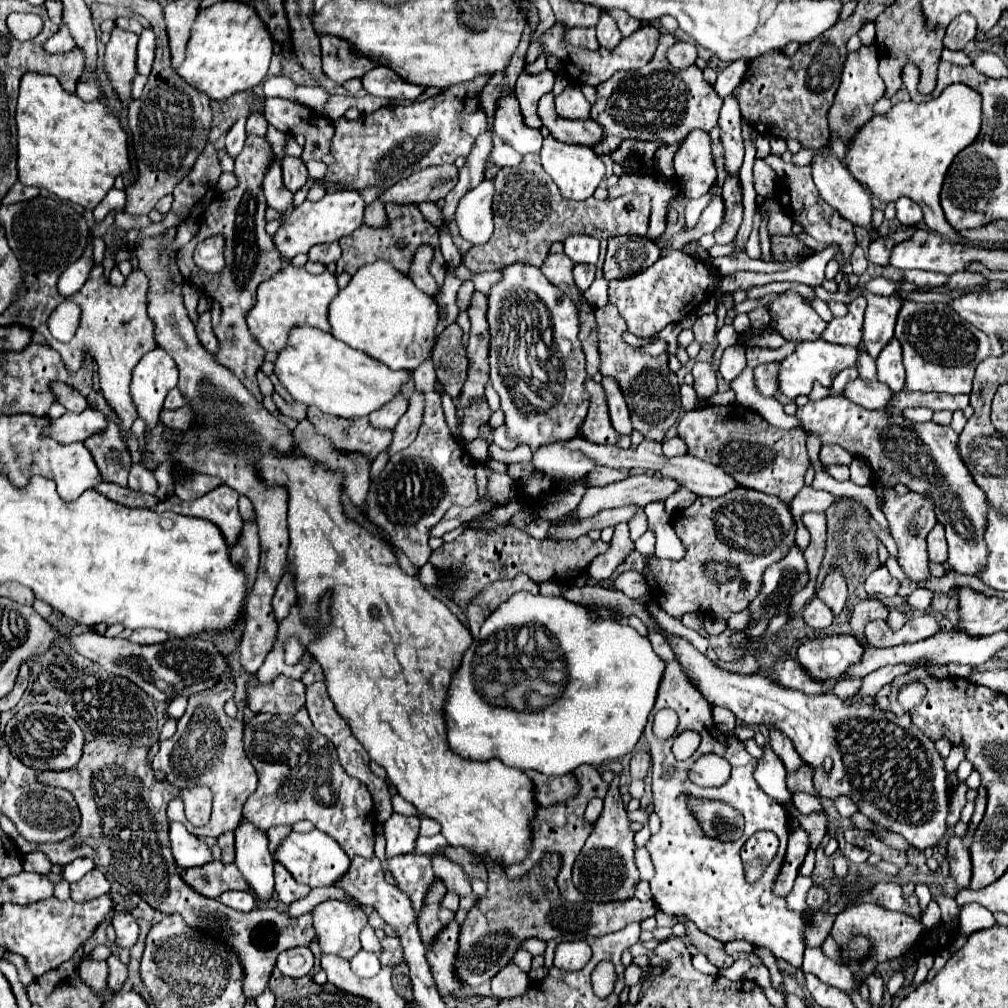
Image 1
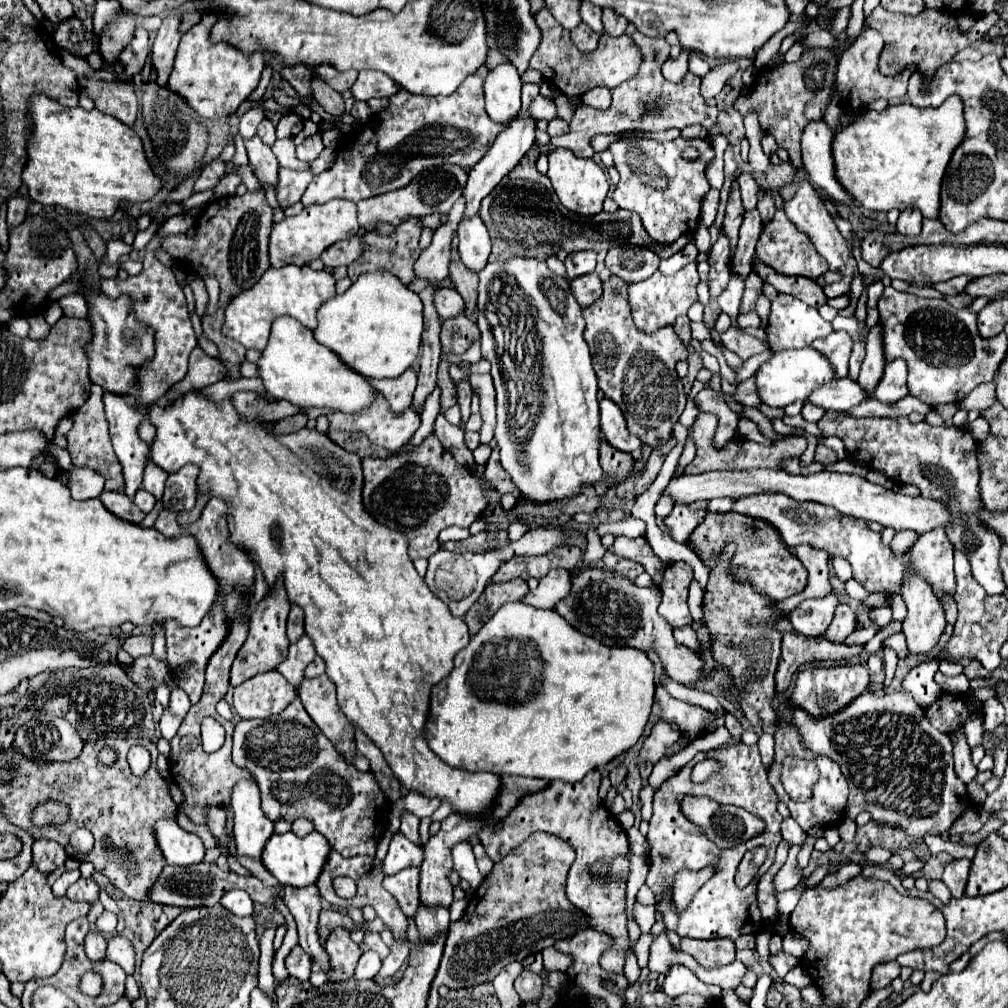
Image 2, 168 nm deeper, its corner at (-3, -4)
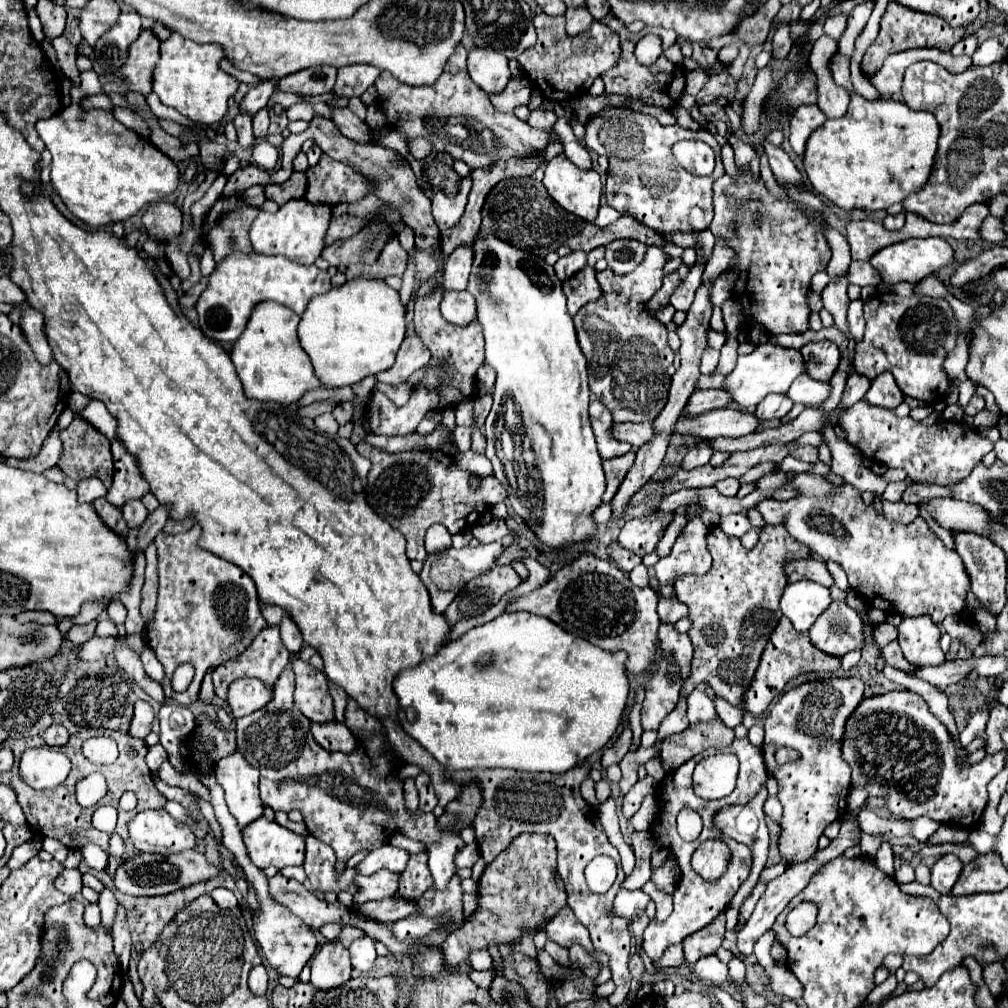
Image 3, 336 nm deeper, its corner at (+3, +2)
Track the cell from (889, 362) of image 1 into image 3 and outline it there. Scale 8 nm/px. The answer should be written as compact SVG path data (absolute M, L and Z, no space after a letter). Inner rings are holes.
M888 372L876 376L872 380L870 390L866 392L866 400L872 406L882 406L882 408L896 408L902 402L902 398L904 398L902 390L896 386L896 380Z

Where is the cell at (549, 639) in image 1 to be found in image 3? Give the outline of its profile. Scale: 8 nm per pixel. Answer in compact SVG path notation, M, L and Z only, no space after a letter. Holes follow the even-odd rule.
M504 612L498 618L494 618L492 622L476 626L476 628L468 630L464 636L460 636L458 640L448 642L444 646L444 650L440 650L434 658L426 658L420 666L402 670L402 674L394 680L394 692L400 700L400 722L402 722L404 732L408 736L412 736L414 740L418 740L448 770L514 768L514 770L528 770L528 772L564 774L572 766L578 766L590 754L604 748L606 742L618 730L618 724L622 720L622 714L626 710L628 696L630 696L630 680L624 670L626 660L628 660L628 654L624 654L622 650L616 654L612 654L608 650L600 650L598 646L584 642L584 638L574 638L566 630L560 630L560 626L546 620L544 616L536 616L536 614L528 614L528 612Z

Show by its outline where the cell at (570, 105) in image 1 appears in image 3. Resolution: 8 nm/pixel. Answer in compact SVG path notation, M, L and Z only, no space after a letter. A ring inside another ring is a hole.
M512 78L504 92L490 96L492 104L500 112L514 112L518 106L528 106L530 102L530 78Z

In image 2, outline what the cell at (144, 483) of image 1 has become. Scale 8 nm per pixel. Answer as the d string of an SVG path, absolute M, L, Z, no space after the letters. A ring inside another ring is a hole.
M138 490L136 492L136 496L134 496L134 504L144 512L144 514L148 514L152 508L154 508L154 496L150 496L148 492L144 492L144 490Z

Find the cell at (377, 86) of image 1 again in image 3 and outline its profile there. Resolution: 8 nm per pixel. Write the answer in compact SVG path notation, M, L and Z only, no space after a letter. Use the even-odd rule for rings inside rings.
M352 64L344 66L338 70L338 80L334 86L334 92L338 96L362 96L362 92L376 82L380 76L380 70L374 66L364 66L364 64Z

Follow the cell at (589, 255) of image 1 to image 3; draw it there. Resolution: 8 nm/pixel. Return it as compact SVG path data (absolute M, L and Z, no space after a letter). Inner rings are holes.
M578 250L578 252L570 252L568 256L562 256L558 258L558 262L554 264L554 270L556 270L556 276L560 280L566 280L570 278L572 274L576 274L578 270L582 270L586 266L586 260L588 260L588 254Z

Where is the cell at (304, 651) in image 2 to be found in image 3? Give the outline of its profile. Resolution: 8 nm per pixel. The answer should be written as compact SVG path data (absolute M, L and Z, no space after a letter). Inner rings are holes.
M292 654L290 656L290 664L284 668L284 674L280 674L280 678L278 678L278 682L276 682L276 686L274 686L274 698L272 698L272 702L268 702L268 706L264 706L262 710L258 710L258 712L254 712L254 714L248 714L248 716L244 716L244 718L238 718L236 720L236 744L238 744L238 750L244 754L244 758L252 764L252 766L258 766L258 770L260 770L260 798L262 798L262 804L264 806L270 806L274 812L290 812L290 810L300 810L302 812L302 816L304 816L304 822L306 822L306 828L308 828L308 834L312 834L312 836L316 836L316 838L320 838L320 840L324 840L326 844L330 844L332 848L334 848L334 852L336 852L336 872L338 874L342 874L344 872L344 866L346 866L346 862L358 852L358 850L362 850L362 848L370 848L370 850L374 850L374 848L380 848L382 844L386 844L388 842L388 838L390 838L390 834L392 832L402 832L402 834L406 834L408 838L414 838L414 840L420 840L420 842L424 842L426 844L426 848L428 848L428 858L430 858L430 874L432 874L432 878L434 878L434 886L438 888L438 890L444 890L444 886L448 886L448 882L450 882L450 878L452 878L452 874L456 872L456 866L454 866L454 854L464 846L464 842L462 842L462 838L458 836L458 834L452 834L452 830L436 830L436 816L434 814L424 814L424 812L416 812L416 814L410 814L406 808L404 808L404 792L402 792L402 780L398 778L398 772L396 772L396 768L392 766L392 770L390 770L390 766L388 766L388 762L382 758L382 754L380 754L380 750L376 750L376 754L374 752L370 752L370 750L366 750L366 744L380 744L380 740L372 740L372 742L360 742L360 758L354 758L354 756L350 756L350 754L344 754L344 752L330 752L330 750L324 750L316 740L314 740L314 736L312 736L312 730L310 730L310 726L312 726L312 722L294 706L294 700L292 700L292 692L294 692L294 674L292 674L292 658L294 658L296 654Z

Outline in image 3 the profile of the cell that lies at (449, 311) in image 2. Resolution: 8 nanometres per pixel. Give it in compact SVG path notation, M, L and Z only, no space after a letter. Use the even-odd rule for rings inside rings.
M444 292L440 302L440 312L448 322L466 326L476 318L476 302L470 292Z

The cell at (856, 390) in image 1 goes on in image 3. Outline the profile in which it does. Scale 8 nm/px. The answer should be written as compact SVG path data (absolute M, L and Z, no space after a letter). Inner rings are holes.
M802 374L800 378L796 378L796 382L792 382L788 398L792 398L792 402L800 402L806 406L822 406L830 398L830 392L830 382L816 382L814 378L808 378L808 374Z

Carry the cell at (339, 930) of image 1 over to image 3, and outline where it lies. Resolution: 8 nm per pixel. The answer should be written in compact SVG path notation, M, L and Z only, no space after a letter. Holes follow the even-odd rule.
M332 940L332 942L320 946L320 950L314 954L310 966L312 966L310 984L320 990L328 990L328 988L344 984L352 972L350 954L344 946L340 946L338 940Z

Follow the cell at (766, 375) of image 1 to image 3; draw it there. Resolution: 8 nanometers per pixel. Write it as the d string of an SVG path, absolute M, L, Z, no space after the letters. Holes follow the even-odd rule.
M724 388L722 390L696 390L690 396L690 402L688 402L688 406L684 408L682 414L698 416L698 414L708 412L708 410L726 408L728 404L732 404L732 396Z

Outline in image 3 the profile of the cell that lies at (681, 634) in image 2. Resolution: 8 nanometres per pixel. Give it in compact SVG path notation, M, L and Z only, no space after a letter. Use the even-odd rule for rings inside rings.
M660 624L658 638L660 638L660 650L662 652L658 654L658 666L656 666L654 676L648 682L646 698L642 704L642 728L644 730L658 730L662 720L676 708L680 686L688 678L690 660L692 660L692 642L690 642L688 634L676 632L674 624Z

